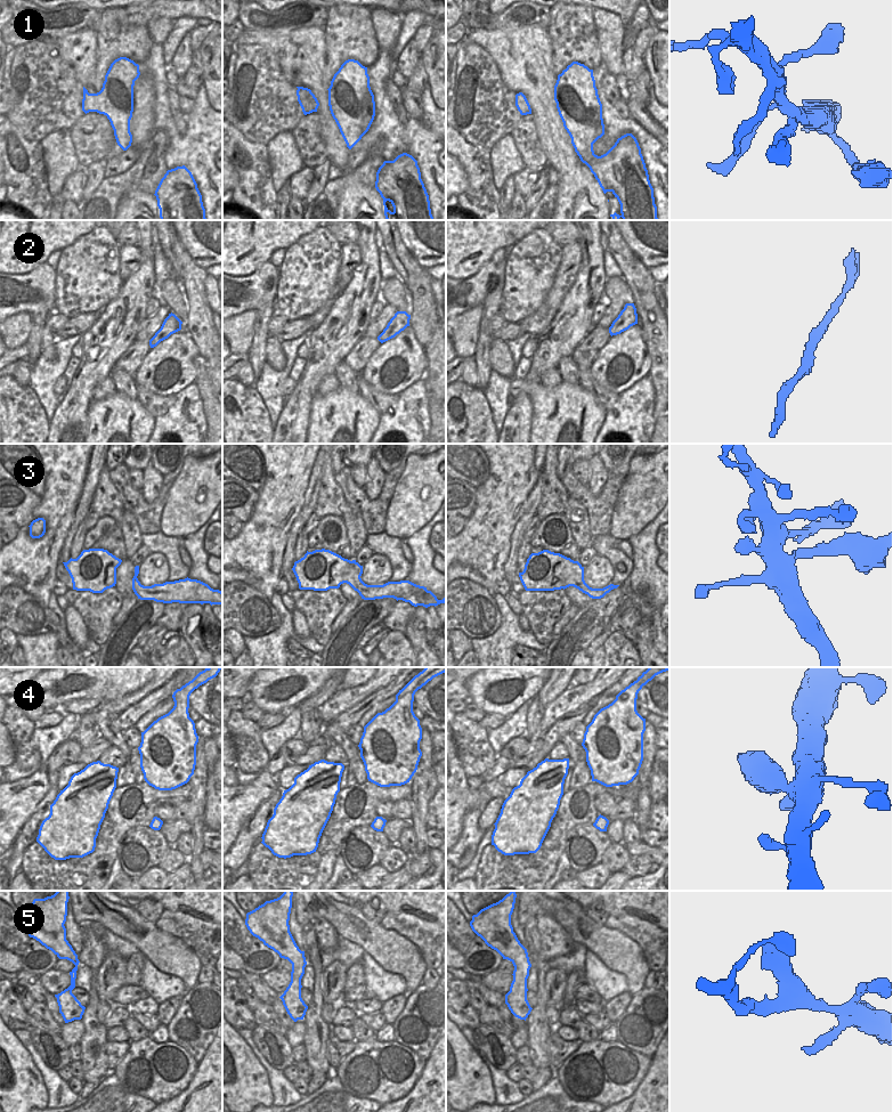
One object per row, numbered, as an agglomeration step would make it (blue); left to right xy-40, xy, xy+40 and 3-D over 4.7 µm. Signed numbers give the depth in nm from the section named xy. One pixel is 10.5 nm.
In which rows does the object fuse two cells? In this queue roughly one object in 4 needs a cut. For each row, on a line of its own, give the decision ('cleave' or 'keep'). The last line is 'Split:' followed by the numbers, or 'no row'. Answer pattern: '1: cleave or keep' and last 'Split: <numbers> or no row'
1: keep
2: cleave
3: keep
4: keep
5: keep
Split: 2

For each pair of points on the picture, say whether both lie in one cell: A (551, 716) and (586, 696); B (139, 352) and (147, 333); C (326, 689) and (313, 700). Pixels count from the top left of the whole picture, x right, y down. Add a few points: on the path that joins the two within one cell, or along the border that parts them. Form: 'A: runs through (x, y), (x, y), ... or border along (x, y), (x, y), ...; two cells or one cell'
A: runs through (560, 707), (577, 696); one cell
B: border along (148, 340), (135, 341); two cells
C: runs through (323, 692), (316, 699); one cell

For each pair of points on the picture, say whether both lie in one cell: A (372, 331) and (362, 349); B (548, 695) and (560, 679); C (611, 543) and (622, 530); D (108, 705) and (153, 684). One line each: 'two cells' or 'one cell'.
A: two cells
B: one cell
C: two cells
D: one cell

